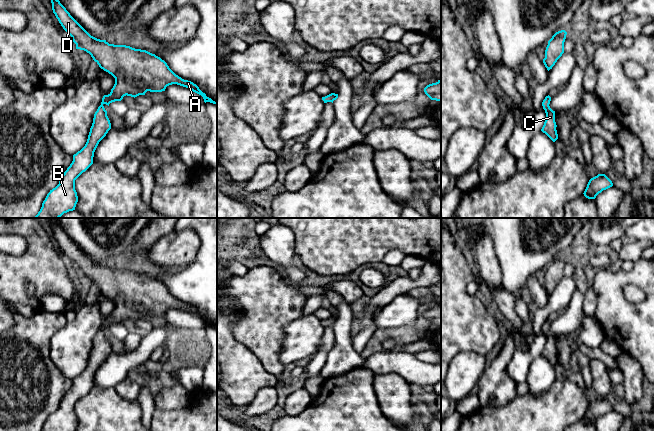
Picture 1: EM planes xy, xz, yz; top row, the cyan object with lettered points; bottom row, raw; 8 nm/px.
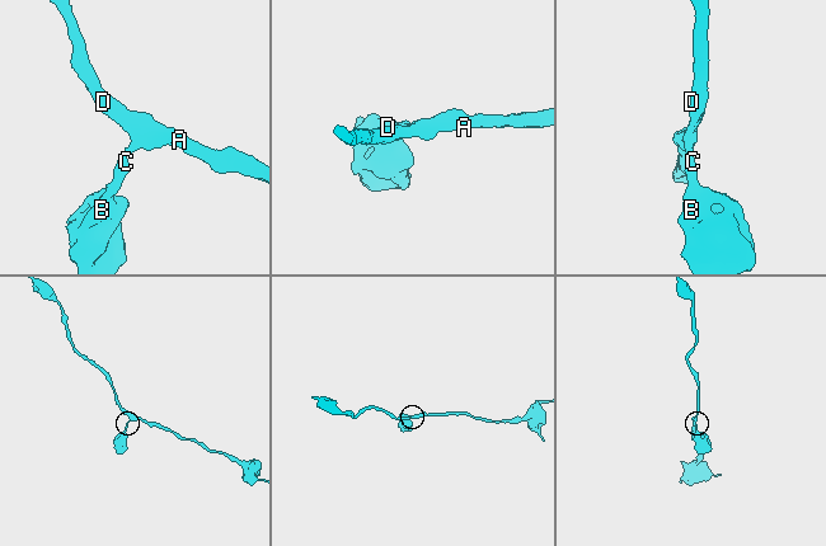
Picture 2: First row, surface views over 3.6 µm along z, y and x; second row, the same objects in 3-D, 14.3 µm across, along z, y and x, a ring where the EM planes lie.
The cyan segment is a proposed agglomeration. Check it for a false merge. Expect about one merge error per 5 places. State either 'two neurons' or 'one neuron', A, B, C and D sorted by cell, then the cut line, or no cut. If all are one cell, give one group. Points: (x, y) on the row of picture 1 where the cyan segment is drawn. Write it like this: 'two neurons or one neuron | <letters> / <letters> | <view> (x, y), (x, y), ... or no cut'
one neuron | A B C D | no cut

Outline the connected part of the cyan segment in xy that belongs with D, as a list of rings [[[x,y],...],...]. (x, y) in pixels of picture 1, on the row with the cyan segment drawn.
[[[51,0],[52,10],[63,29],[72,37],[76,49],[91,55],[101,69],[115,78],[115,84],[94,114],[85,146],[73,155],[73,161],[62,175],[59,184],[50,190],[38,214],[34,218],[60,218],[64,213],[75,210],[78,202],[75,180],[92,164],[99,142],[111,129],[104,104],[121,101],[124,96],[137,97],[147,91],[162,92],[166,87],[177,84],[201,95],[204,102],[217,103],[207,97],[191,81],[176,75],[160,57],[146,50],[126,45],[109,44],[91,36],[66,10],[59,0]]]

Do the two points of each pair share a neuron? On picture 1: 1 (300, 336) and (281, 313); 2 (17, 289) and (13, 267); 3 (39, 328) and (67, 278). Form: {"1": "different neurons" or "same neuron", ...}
{"1": "different neurons", "2": "same neuron", "3": "different neurons"}

